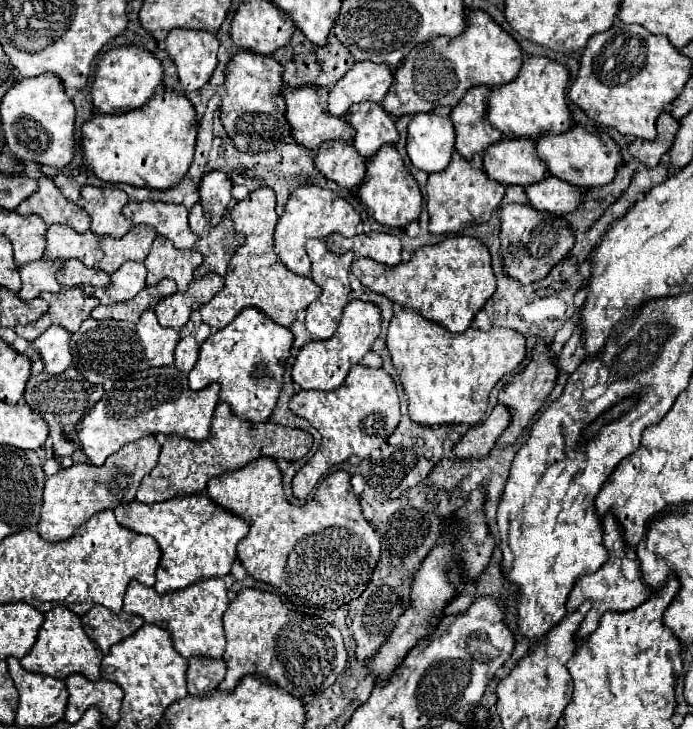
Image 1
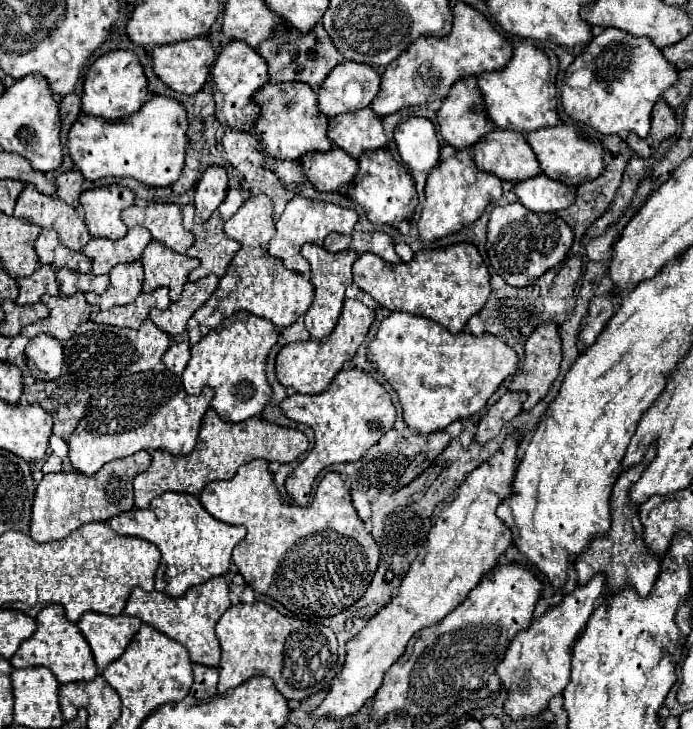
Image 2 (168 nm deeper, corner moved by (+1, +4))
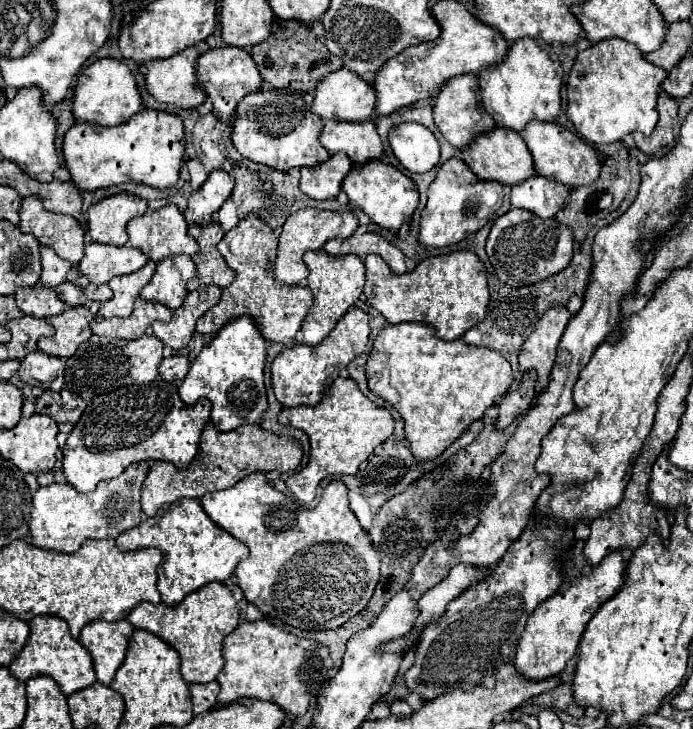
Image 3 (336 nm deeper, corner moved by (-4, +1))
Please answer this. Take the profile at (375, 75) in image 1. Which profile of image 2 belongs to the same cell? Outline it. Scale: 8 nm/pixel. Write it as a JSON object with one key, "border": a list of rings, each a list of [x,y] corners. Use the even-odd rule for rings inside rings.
{"border":[[[362,63],[336,65],[318,89],[318,109],[326,117],[368,107],[380,91],[380,75]]]}

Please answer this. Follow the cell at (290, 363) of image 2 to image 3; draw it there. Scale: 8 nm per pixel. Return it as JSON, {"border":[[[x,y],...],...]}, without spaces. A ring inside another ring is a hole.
{"border":[[[351,308],[321,344],[317,346],[297,344],[293,348],[285,348],[273,360],[273,366],[271,366],[271,380],[273,380],[273,390],[277,400],[283,406],[299,406],[299,404],[315,406],[323,398],[323,394],[329,390],[331,382],[339,376],[341,368],[347,368],[349,362],[353,362],[357,356],[363,354],[371,332],[371,320],[373,318],[369,312],[361,308]]]}

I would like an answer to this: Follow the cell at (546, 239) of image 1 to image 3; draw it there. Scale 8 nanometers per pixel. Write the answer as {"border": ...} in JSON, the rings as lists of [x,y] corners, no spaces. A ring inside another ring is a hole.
{"border":[[[511,208],[497,218],[487,238],[487,256],[497,268],[497,278],[507,286],[521,288],[561,272],[573,258],[573,232],[555,218],[539,218],[523,208]],[[521,236],[521,242],[519,242]]]}

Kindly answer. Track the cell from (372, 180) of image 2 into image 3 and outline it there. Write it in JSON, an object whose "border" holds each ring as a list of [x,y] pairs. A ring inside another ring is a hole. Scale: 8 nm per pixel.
{"border":[[[369,160],[365,164],[355,164],[351,172],[345,176],[341,188],[349,196],[349,204],[361,208],[371,222],[379,224],[381,228],[399,228],[403,222],[411,218],[419,204],[419,192],[415,182],[399,172],[395,166],[385,164],[381,160]]]}

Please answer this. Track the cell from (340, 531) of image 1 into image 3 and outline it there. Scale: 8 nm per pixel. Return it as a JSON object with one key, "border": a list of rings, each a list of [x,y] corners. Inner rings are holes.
{"border":[[[253,472],[231,488],[205,494],[201,506],[217,526],[247,544],[249,558],[237,564],[235,574],[245,598],[257,604],[265,616],[277,618],[301,630],[335,630],[335,626],[345,624],[361,612],[373,596],[379,582],[381,560],[349,508],[347,486],[341,480],[331,480],[325,486],[319,504],[311,510],[295,506],[291,498],[275,490],[263,472]]]}

